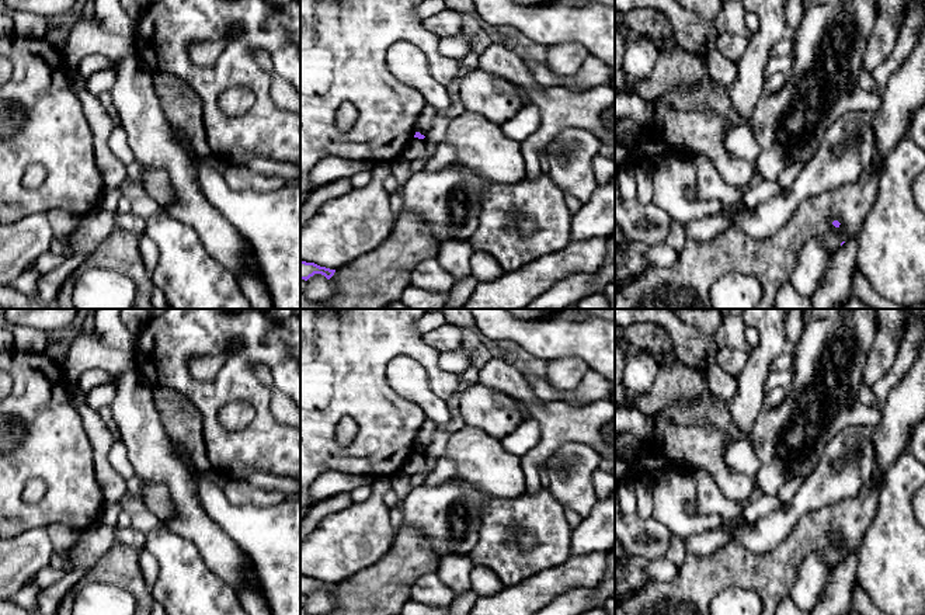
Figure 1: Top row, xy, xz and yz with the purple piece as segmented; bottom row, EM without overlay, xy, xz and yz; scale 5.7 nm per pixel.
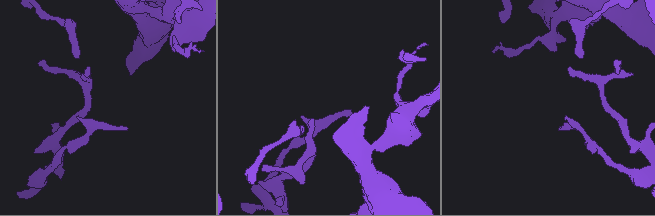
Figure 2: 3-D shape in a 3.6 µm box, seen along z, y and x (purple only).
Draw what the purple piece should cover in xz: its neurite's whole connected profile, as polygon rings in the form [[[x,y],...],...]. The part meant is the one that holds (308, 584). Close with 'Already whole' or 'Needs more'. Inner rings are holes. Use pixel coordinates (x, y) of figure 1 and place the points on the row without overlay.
[[[300,574],[300,594],[307,595],[314,588],[321,588],[327,594],[330,594],[334,590],[334,587],[335,587],[335,584],[330,584],[330,583],[326,583],[326,581],[320,581],[314,577],[306,577],[306,576]]]. Already whole

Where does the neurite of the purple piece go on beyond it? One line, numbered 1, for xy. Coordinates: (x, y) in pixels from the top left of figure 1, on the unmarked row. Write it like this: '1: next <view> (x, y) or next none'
1: next none

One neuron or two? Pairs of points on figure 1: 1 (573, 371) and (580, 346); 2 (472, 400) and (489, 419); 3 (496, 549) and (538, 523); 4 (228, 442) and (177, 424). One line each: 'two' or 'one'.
1: two
2: one
3: one
4: two

